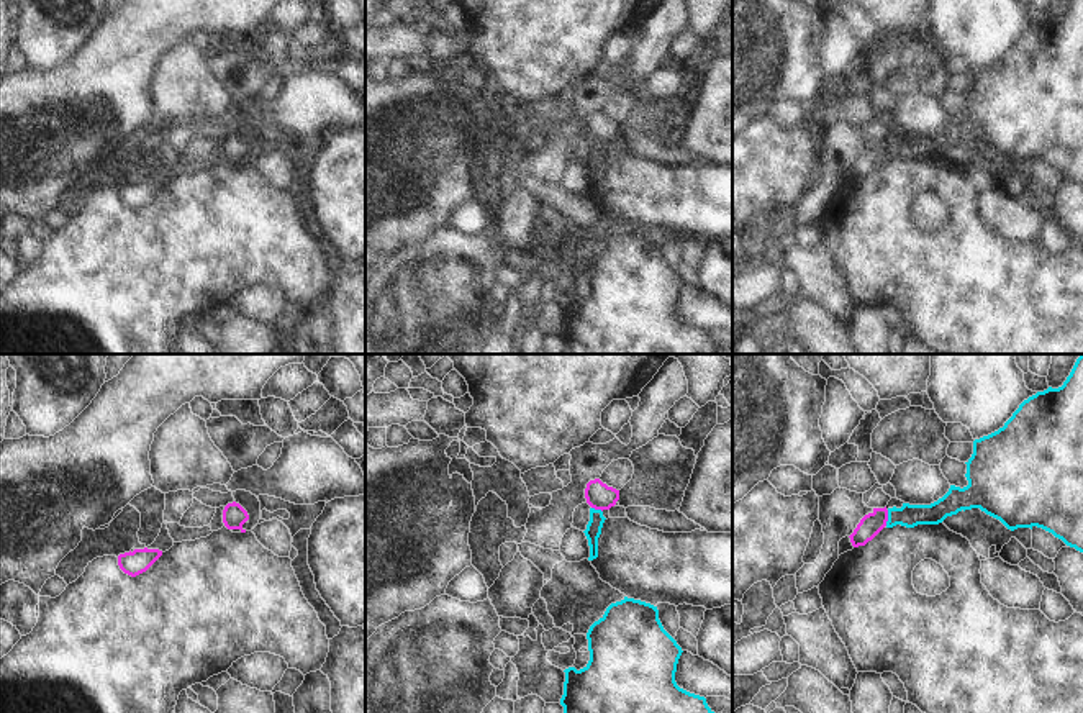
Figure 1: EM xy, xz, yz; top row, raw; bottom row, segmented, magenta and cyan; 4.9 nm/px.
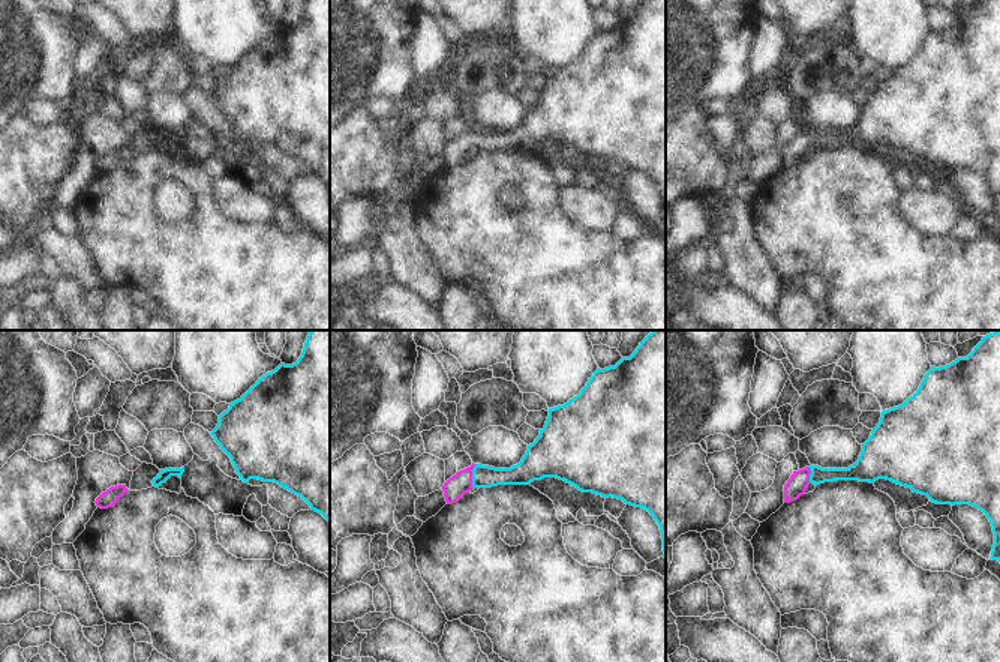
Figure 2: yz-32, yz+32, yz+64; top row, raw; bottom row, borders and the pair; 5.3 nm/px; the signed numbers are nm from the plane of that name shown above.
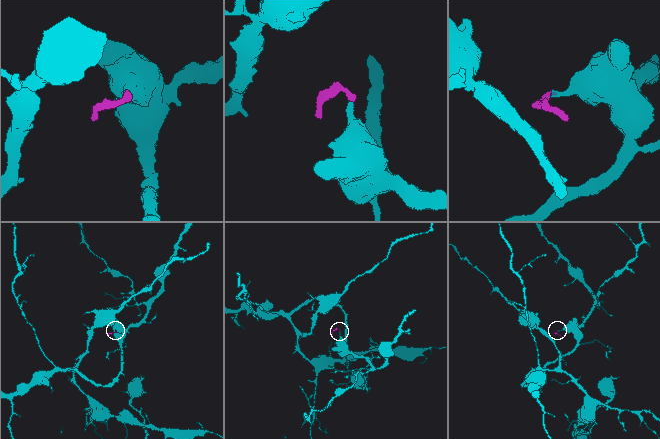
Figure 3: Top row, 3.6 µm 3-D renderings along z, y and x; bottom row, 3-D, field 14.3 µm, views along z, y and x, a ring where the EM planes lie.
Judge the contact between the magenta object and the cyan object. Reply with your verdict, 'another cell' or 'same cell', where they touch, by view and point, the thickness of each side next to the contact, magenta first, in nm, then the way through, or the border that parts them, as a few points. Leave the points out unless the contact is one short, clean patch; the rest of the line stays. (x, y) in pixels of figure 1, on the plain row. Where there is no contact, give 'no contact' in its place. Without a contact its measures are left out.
same cell; meets magenta in yz at (887, 151); 110 nm thick on the magenta side, 110 nm on the other; runs through yz (870, 158), (887, 151), (908, 148)

